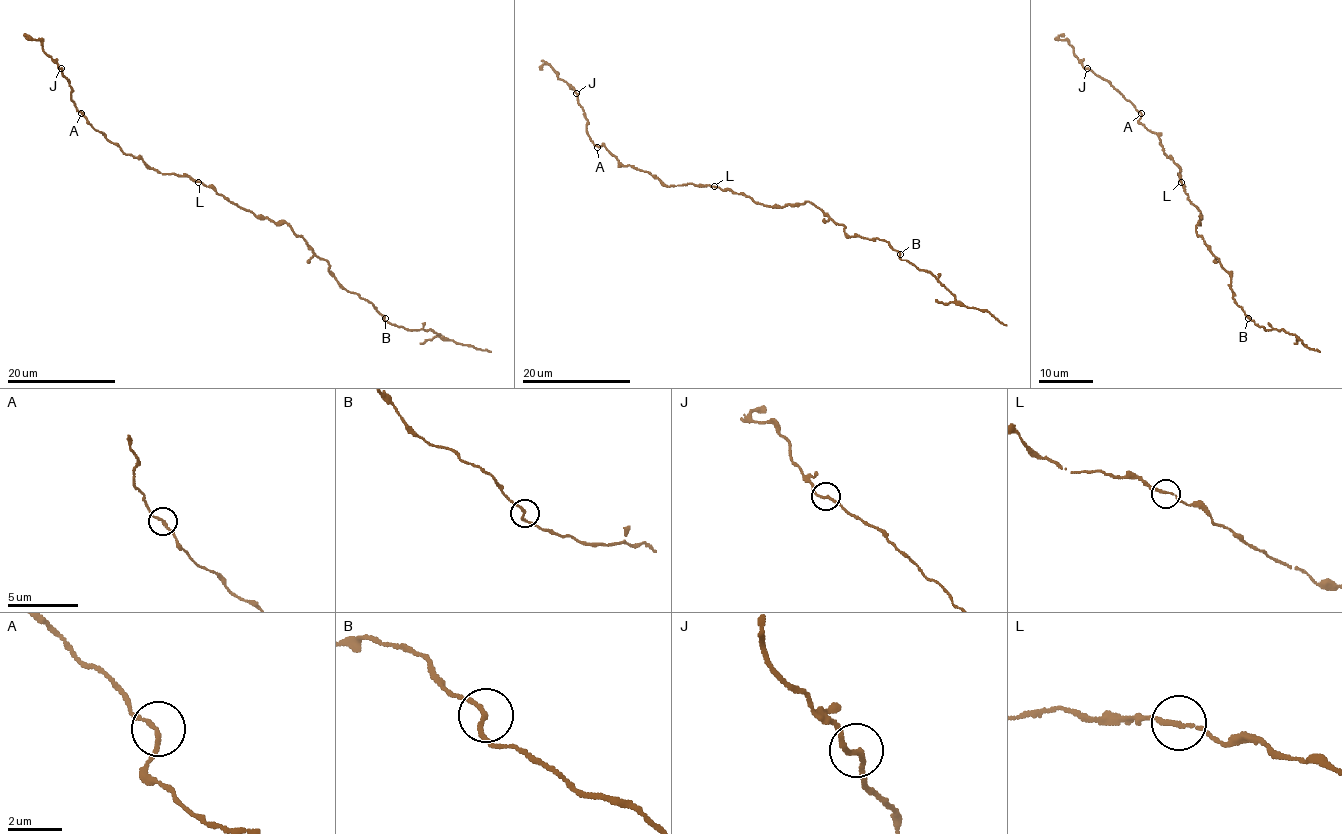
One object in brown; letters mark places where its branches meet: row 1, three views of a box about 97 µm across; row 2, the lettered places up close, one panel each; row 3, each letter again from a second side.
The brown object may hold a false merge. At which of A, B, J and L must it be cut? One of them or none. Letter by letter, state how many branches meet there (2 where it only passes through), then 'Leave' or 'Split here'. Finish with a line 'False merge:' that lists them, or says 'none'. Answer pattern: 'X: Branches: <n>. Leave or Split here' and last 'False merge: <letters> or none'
A: Branches: 2. Leave
B: Branches: 2. Leave
J: Branches: 2. Leave
L: Branches: 2. Leave
False merge: none

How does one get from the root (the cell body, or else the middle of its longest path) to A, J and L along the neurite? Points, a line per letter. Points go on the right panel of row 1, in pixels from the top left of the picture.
A: (1196, 206), (1179, 181), (1181, 168), (1164, 152), (1160, 138), (1138, 121), (1141, 113)
J: (1196, 206), (1179, 181), (1181, 168), (1164, 152), (1160, 138), (1138, 121), (1141, 114), (1106, 80), (1087, 68)
L: (1196, 206), (1181, 182)

